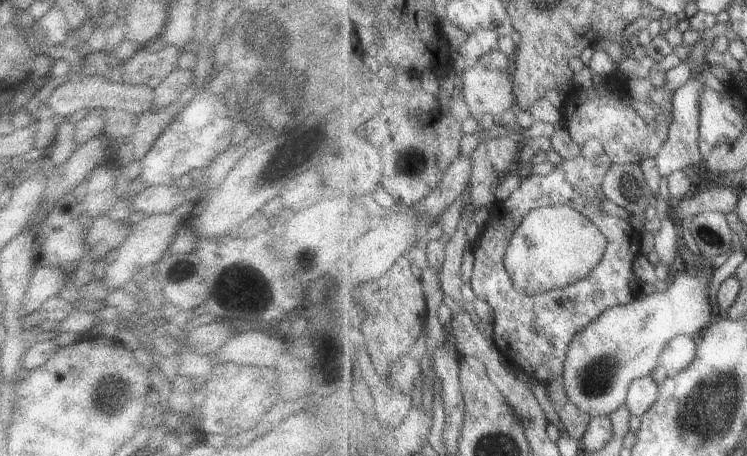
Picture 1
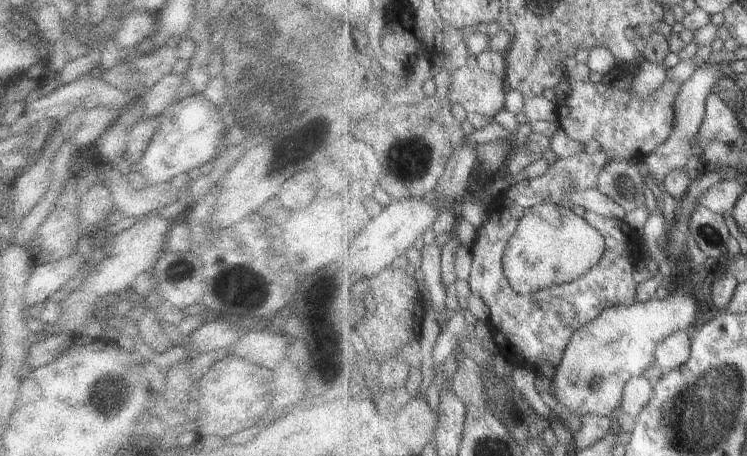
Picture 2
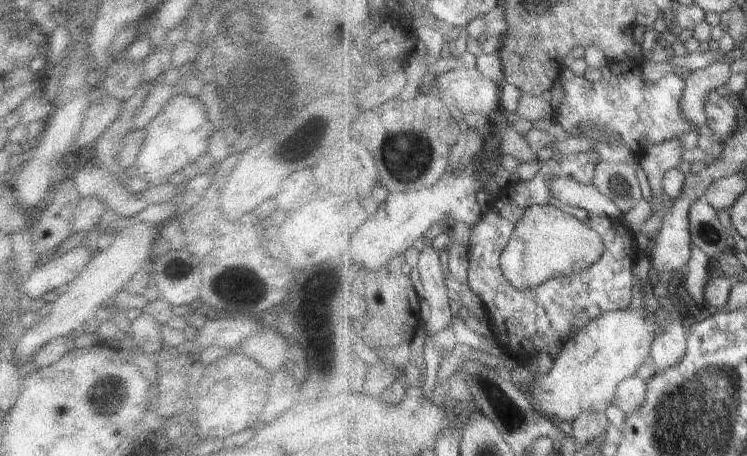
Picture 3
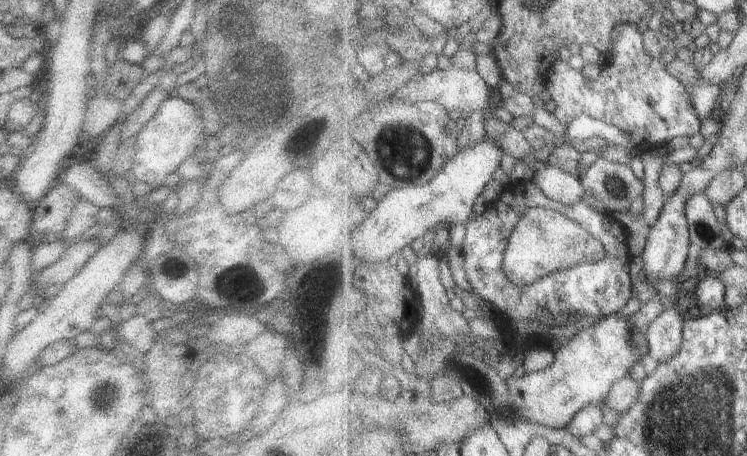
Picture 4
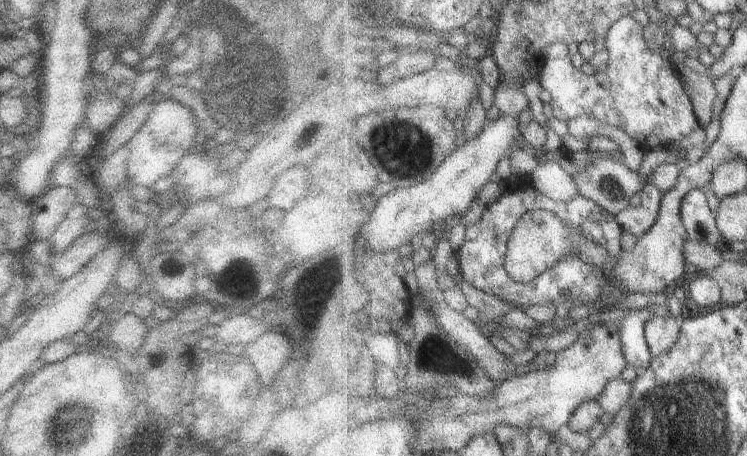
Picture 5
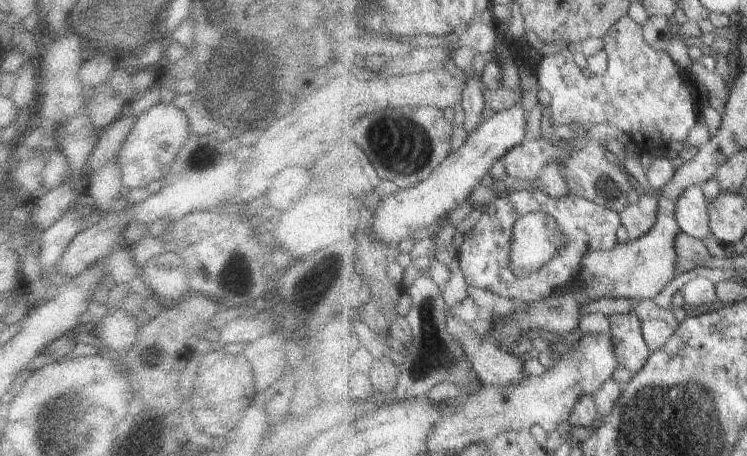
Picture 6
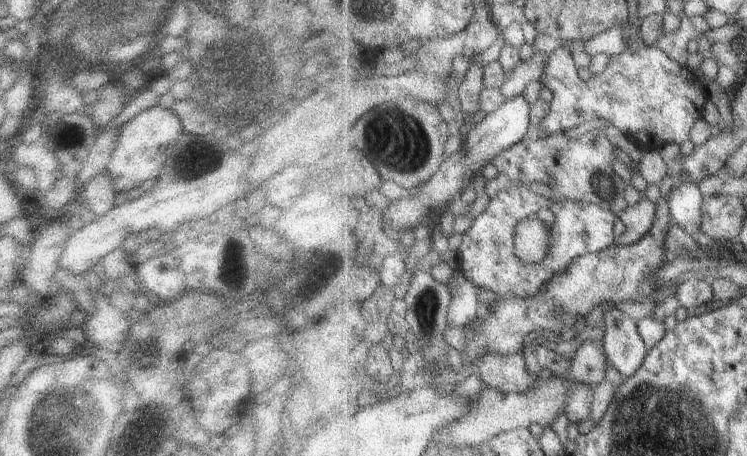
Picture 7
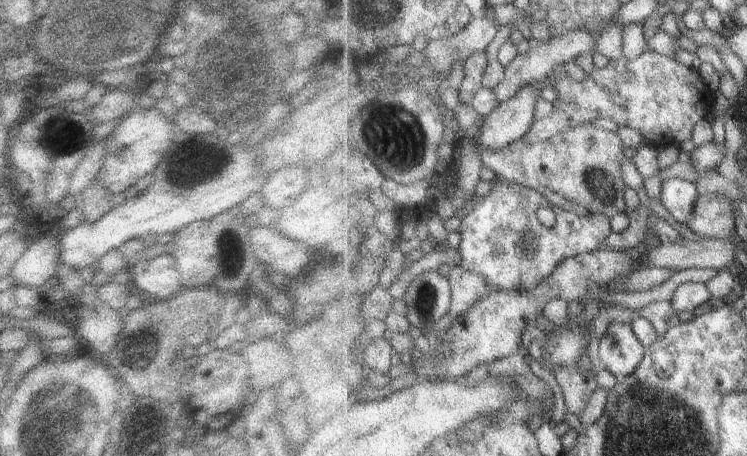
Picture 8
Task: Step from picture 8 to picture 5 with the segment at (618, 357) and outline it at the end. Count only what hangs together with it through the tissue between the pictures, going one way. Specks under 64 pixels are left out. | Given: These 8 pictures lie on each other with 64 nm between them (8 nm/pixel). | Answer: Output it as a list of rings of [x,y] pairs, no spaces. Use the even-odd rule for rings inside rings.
[[[643,308],[633,310],[617,321],[618,334],[621,335],[622,346],[625,347],[626,362],[639,372],[646,370],[652,360],[646,340],[646,325],[653,316],[655,315]]]

